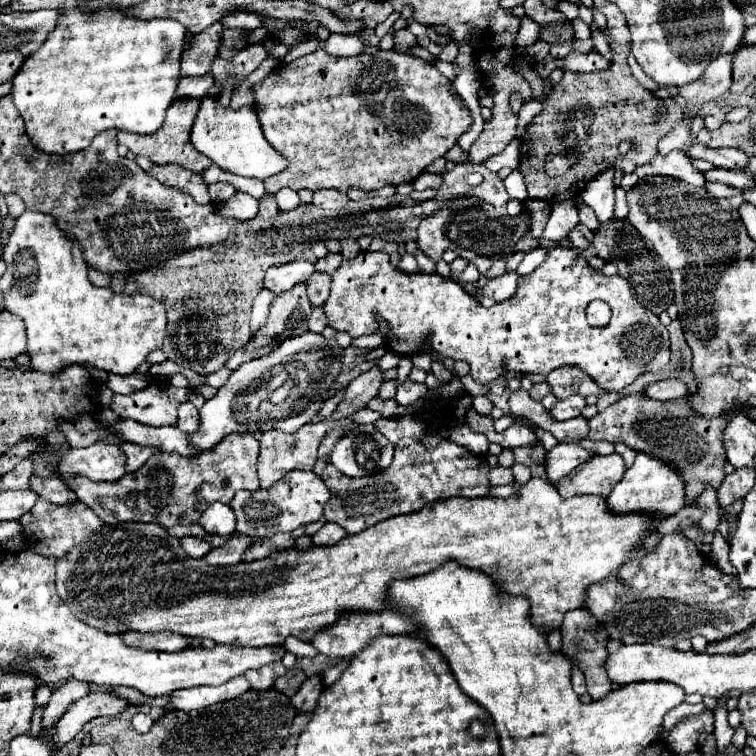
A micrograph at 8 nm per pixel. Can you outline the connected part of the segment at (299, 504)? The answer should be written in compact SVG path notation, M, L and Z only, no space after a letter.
M294 470L288 472L278 484L268 490L238 490L234 500L230 502L236 514L236 530L244 536L274 536L278 532L292 532L302 524L316 522L322 516L324 504L328 502L328 488L320 476L314 472Z

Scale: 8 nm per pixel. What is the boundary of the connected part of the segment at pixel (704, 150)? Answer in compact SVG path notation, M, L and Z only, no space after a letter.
M694 142L694 148L686 152L690 158L700 158L706 162L712 162L714 166L722 168L736 168L736 166L746 166L748 156L738 150L738 148L708 148L700 142Z

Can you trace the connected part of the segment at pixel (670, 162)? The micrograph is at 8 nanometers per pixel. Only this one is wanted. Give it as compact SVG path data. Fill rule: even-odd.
M656 152L656 156L650 162L636 166L636 174L640 178L656 176L656 174L674 176L692 186L704 186L702 174L688 162L688 156L684 152L670 152L670 156L662 156L660 152Z

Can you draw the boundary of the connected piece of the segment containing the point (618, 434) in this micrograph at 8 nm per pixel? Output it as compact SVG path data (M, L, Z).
M638 394L638 400L632 396L620 398L616 404L590 418L588 424L590 440L608 440L612 444L624 442L636 452L646 452L672 462L686 482L686 504L692 504L692 500L702 492L706 484L718 488L726 476L722 472L726 462L722 448L722 428L726 426L726 418L704 420L694 414L694 410L690 410L686 398L672 402L650 400L644 398L644 394Z

